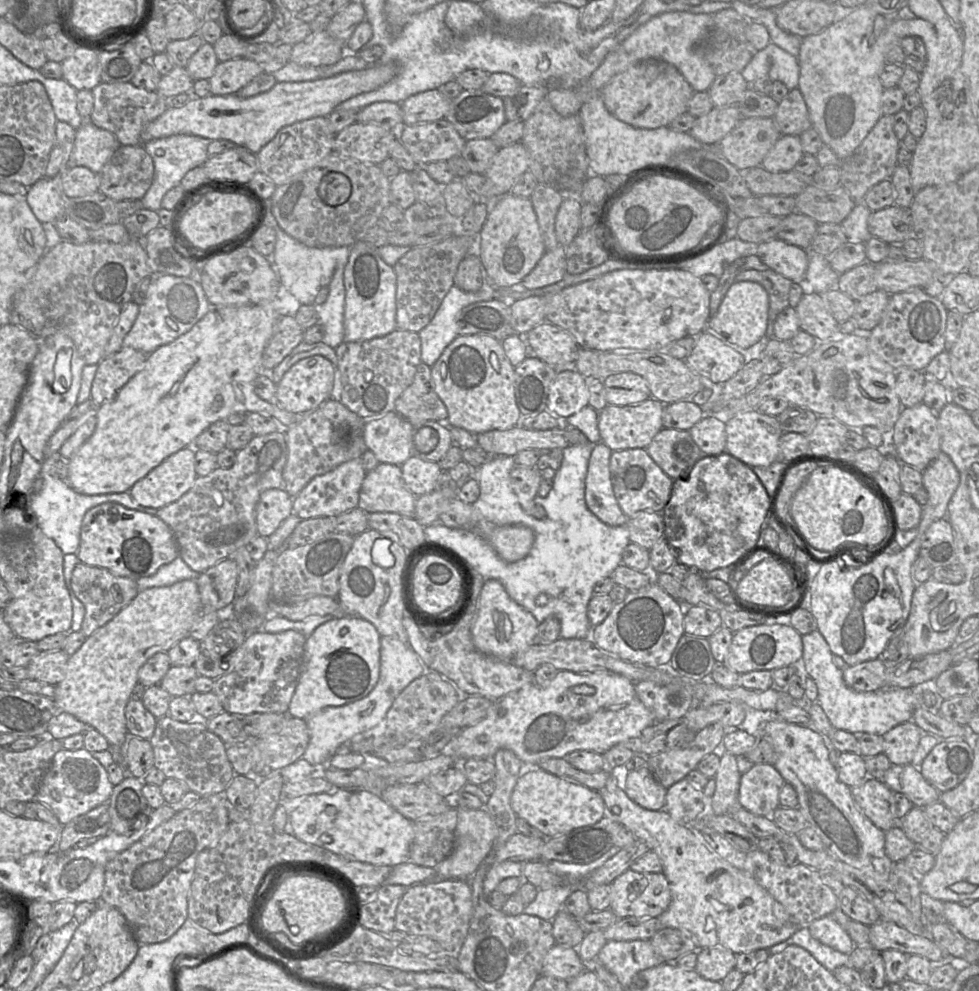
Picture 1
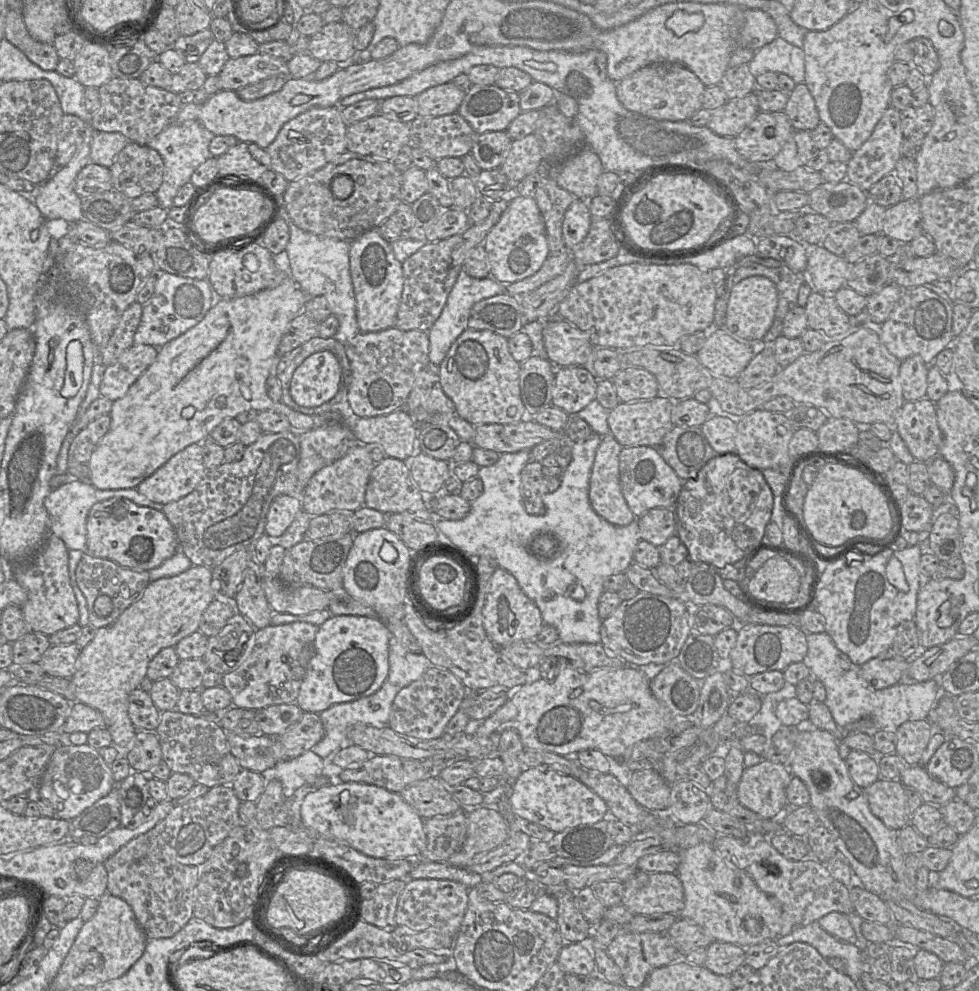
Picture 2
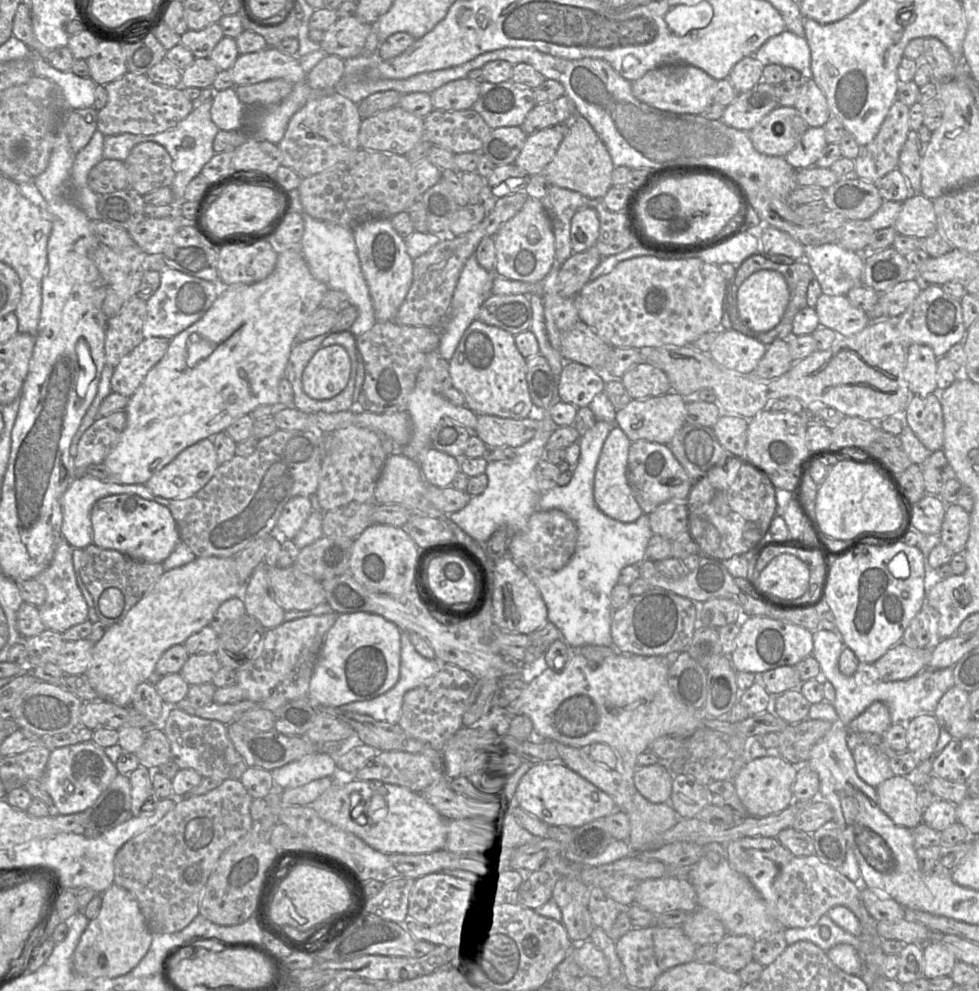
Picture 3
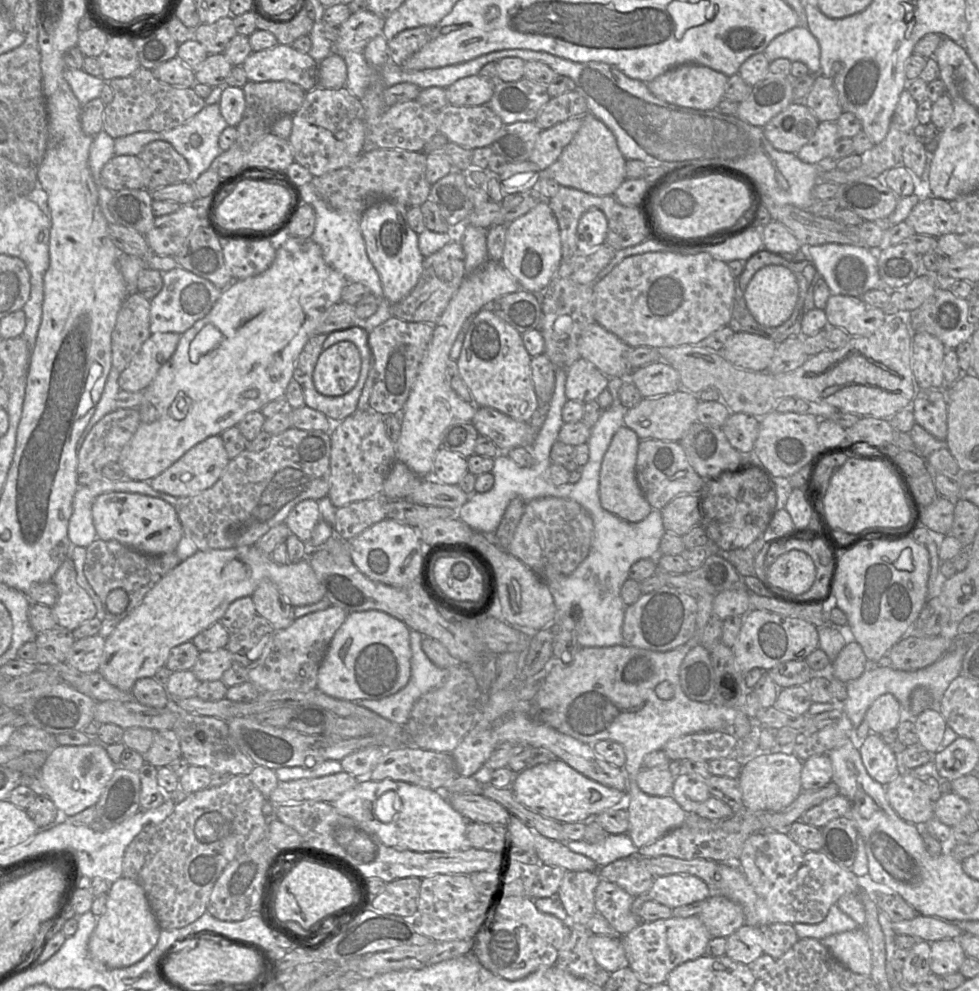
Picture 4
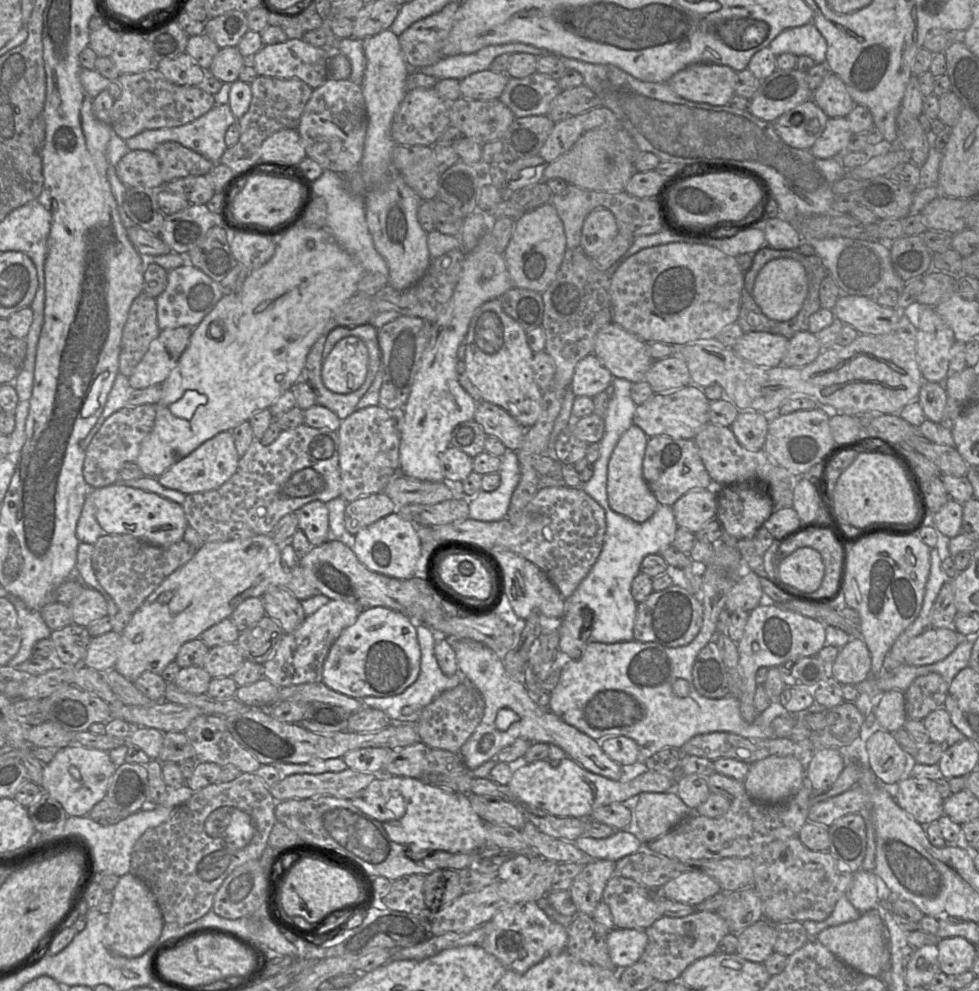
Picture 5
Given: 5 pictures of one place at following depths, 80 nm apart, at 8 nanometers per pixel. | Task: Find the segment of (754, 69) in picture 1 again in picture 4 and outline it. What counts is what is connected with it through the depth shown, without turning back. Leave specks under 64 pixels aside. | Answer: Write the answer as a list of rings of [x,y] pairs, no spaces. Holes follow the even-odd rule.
[[[797,26],[776,36],[763,51],[769,62],[785,58],[804,63],[809,72],[820,72],[820,47],[807,27]]]

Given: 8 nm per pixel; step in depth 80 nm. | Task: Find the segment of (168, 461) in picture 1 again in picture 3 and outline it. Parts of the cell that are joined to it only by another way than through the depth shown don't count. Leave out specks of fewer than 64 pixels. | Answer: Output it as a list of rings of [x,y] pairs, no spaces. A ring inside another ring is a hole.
[[[202,439],[179,453],[145,485],[155,496],[168,500],[185,499],[202,489],[210,481],[218,466],[217,454],[211,439]]]

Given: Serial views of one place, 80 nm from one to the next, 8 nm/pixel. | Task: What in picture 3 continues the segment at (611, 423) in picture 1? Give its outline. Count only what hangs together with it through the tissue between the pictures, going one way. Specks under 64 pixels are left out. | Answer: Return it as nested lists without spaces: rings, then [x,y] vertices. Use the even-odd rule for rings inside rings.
[[[673,391],[657,397],[631,400],[624,408],[616,411],[614,424],[623,430],[632,443],[648,441],[668,445],[675,434],[685,425],[686,406],[685,398]]]

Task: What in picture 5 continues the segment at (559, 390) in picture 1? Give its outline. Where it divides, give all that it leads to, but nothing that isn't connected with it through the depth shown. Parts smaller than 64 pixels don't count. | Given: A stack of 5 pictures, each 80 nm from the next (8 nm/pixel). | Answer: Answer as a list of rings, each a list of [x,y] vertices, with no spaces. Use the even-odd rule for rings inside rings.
[[[588,354],[575,366],[570,389],[573,394],[593,398],[604,391],[614,379],[611,372],[594,354]]]

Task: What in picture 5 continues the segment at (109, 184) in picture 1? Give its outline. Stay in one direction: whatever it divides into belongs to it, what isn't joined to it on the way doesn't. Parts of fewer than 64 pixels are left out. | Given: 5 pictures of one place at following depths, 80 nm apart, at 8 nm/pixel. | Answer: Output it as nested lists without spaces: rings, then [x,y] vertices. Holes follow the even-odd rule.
[[[164,142],[153,151],[165,184],[179,178],[208,174],[215,164],[177,142]]]

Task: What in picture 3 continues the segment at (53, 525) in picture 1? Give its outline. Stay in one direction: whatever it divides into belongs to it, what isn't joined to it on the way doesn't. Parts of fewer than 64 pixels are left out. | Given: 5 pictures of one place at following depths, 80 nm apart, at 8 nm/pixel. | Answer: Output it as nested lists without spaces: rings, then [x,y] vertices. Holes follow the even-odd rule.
[[[76,477],[61,498],[63,521],[61,535],[73,548],[85,549],[93,542],[91,512],[101,498],[117,494],[134,494],[146,500],[155,501],[168,507],[171,500],[155,496],[145,484],[124,485],[114,481],[101,481],[92,477]]]

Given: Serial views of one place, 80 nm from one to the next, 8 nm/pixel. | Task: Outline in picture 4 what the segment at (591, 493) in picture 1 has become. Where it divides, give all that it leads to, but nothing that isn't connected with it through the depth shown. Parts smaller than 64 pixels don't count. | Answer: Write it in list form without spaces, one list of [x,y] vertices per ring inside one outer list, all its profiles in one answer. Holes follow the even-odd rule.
[[[625,425],[618,429],[604,455],[599,479],[601,506],[627,522],[640,522],[653,510],[636,479],[636,460],[640,439]]]

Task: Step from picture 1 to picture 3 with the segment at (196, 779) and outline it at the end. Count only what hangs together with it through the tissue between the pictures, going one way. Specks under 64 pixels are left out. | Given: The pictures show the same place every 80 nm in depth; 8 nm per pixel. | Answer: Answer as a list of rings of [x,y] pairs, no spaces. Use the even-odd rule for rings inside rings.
[[[163,702],[162,730],[169,740],[172,759],[180,769],[193,769],[203,778],[240,780],[248,766],[236,751],[228,736],[227,725],[196,717],[177,707],[169,707]]]

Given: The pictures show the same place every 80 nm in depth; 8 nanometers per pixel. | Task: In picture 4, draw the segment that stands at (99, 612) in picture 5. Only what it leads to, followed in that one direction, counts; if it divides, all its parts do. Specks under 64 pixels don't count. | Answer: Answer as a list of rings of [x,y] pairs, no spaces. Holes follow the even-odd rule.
[[[66,559],[52,580],[59,592],[58,601],[51,607],[57,626],[70,631],[97,617],[91,597],[79,586],[73,560]]]

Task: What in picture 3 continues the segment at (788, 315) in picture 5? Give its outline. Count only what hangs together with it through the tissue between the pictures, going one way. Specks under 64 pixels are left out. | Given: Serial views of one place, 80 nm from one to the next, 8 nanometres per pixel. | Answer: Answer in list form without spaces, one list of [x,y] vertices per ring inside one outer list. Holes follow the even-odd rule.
[[[774,270],[754,272],[737,290],[739,315],[756,333],[770,331],[779,324],[789,299],[785,278]]]

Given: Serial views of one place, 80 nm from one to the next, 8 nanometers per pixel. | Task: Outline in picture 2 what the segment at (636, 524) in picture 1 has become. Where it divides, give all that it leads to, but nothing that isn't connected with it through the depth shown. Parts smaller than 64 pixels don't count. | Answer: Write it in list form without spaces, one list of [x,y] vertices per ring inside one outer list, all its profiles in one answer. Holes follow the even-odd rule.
[[[654,508],[640,517],[636,517],[641,540],[656,547],[663,545],[670,537],[676,535],[676,515],[673,508]]]

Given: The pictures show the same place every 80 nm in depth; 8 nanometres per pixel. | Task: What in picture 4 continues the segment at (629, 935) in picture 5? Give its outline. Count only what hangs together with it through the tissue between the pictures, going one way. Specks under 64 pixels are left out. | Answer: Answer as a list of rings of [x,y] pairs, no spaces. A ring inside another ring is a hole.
[[[616,934],[612,936],[591,935],[589,947],[597,964],[610,974],[628,967],[621,936]]]

